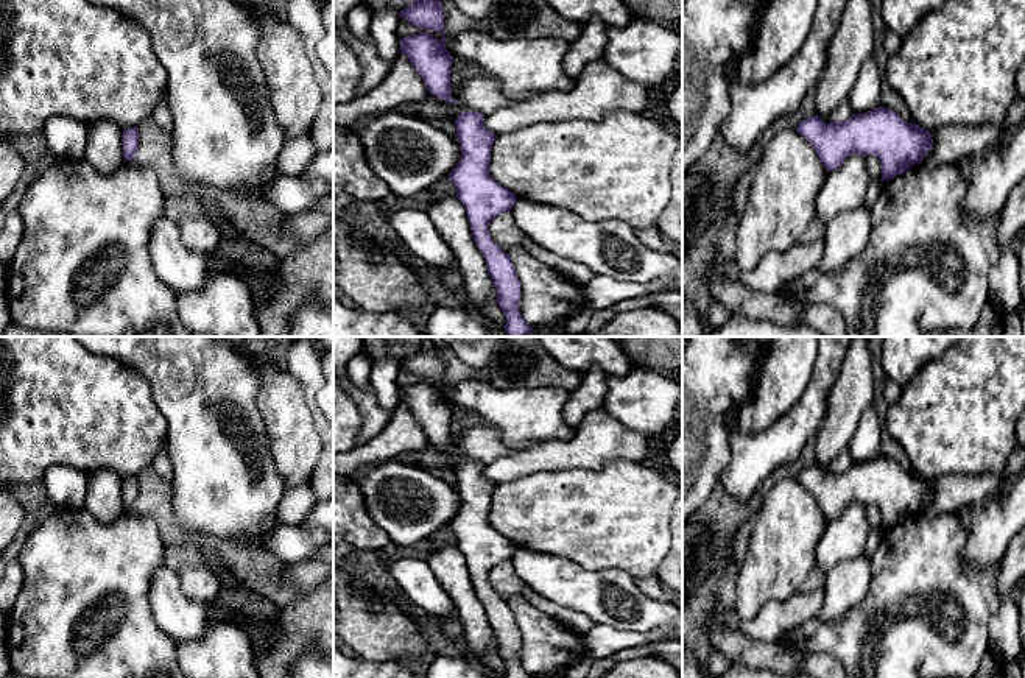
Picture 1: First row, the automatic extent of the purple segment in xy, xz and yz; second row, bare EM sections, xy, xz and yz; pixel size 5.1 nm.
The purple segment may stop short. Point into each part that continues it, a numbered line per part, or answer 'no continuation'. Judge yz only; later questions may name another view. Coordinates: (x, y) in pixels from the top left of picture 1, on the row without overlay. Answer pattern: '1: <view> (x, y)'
no continuation

